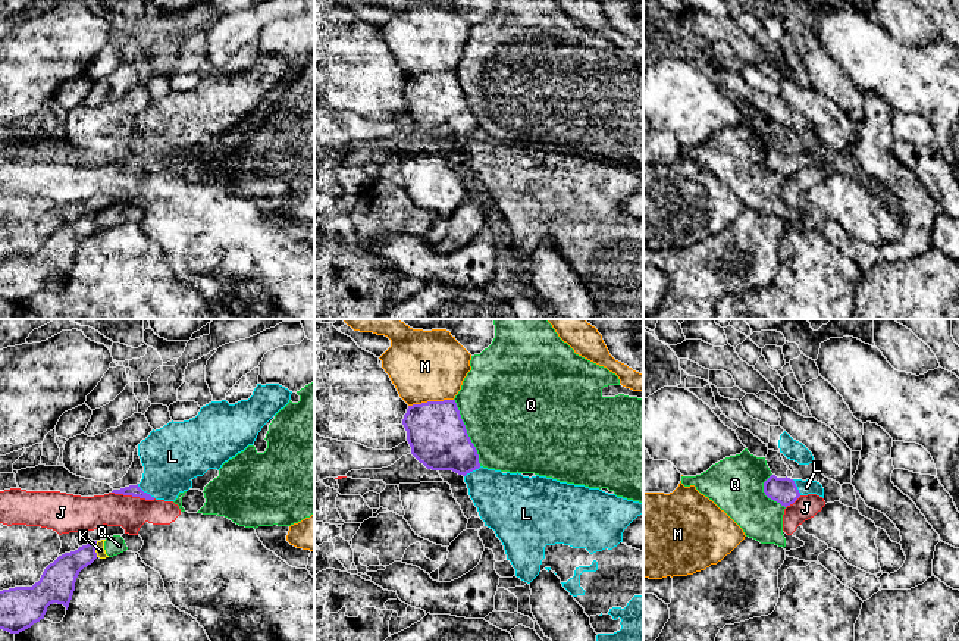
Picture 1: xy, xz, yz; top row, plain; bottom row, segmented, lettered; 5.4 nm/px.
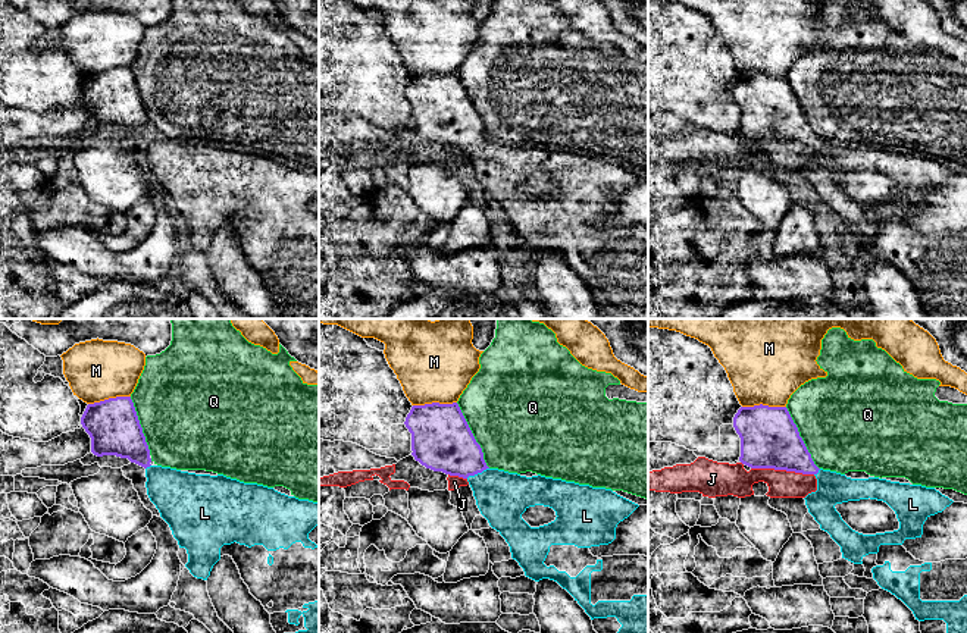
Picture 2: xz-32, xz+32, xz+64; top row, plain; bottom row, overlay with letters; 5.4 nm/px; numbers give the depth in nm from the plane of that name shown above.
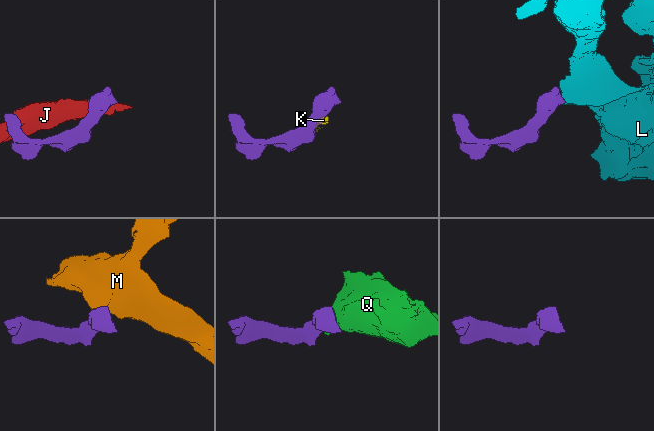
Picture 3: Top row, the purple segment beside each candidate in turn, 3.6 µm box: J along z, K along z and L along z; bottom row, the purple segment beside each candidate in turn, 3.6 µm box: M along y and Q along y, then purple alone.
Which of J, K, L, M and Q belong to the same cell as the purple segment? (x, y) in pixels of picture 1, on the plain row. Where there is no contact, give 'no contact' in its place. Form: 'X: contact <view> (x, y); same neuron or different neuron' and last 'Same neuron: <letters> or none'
J: contact xy (134, 166); different neuron
K: contact xy (94, 219); different neuron
L: contact xy (146, 163); same neuron
M: contact xz (431, 72); different neuron
Q: contact xz (466, 103); different neuron
Same neuron: L

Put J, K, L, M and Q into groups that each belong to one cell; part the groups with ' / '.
J / K Q / L / M

